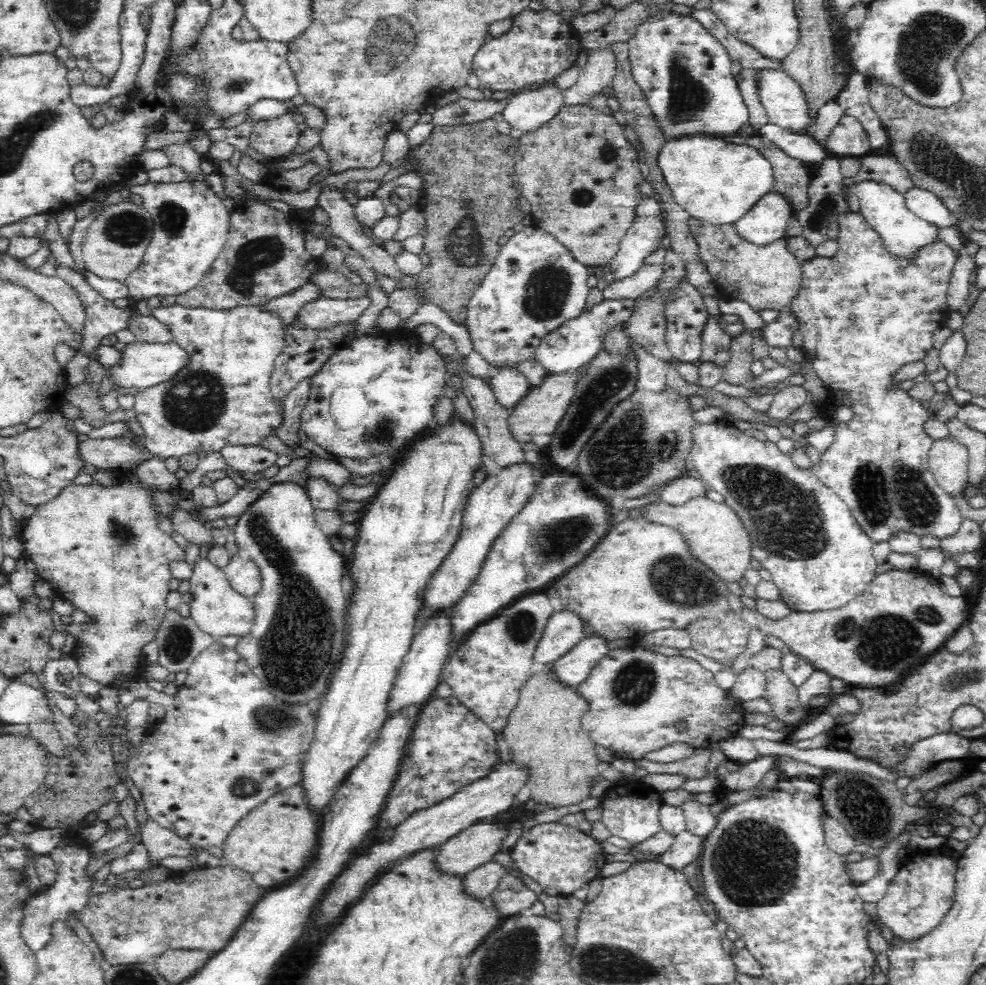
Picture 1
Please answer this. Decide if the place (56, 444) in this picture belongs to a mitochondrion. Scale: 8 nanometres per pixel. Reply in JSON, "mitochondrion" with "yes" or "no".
{"mitochondrion":"yes"}

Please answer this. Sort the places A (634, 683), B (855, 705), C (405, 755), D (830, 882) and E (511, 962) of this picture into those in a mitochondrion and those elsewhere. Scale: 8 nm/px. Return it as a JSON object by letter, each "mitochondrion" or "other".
{"A":"mitochondrion","B":"other","C":"other","D":"other","E":"mitochondrion"}

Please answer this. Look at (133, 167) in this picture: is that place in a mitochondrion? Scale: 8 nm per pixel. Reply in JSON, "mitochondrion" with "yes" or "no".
{"mitochondrion":"no"}

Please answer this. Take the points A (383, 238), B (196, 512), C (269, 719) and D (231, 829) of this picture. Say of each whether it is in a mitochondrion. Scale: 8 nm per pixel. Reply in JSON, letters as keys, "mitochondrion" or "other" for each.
{"A":"other","B":"other","C":"mitochondrion","D":"other"}

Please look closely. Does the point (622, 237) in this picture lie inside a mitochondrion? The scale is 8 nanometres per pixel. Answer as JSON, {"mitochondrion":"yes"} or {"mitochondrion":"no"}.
{"mitochondrion":"no"}

